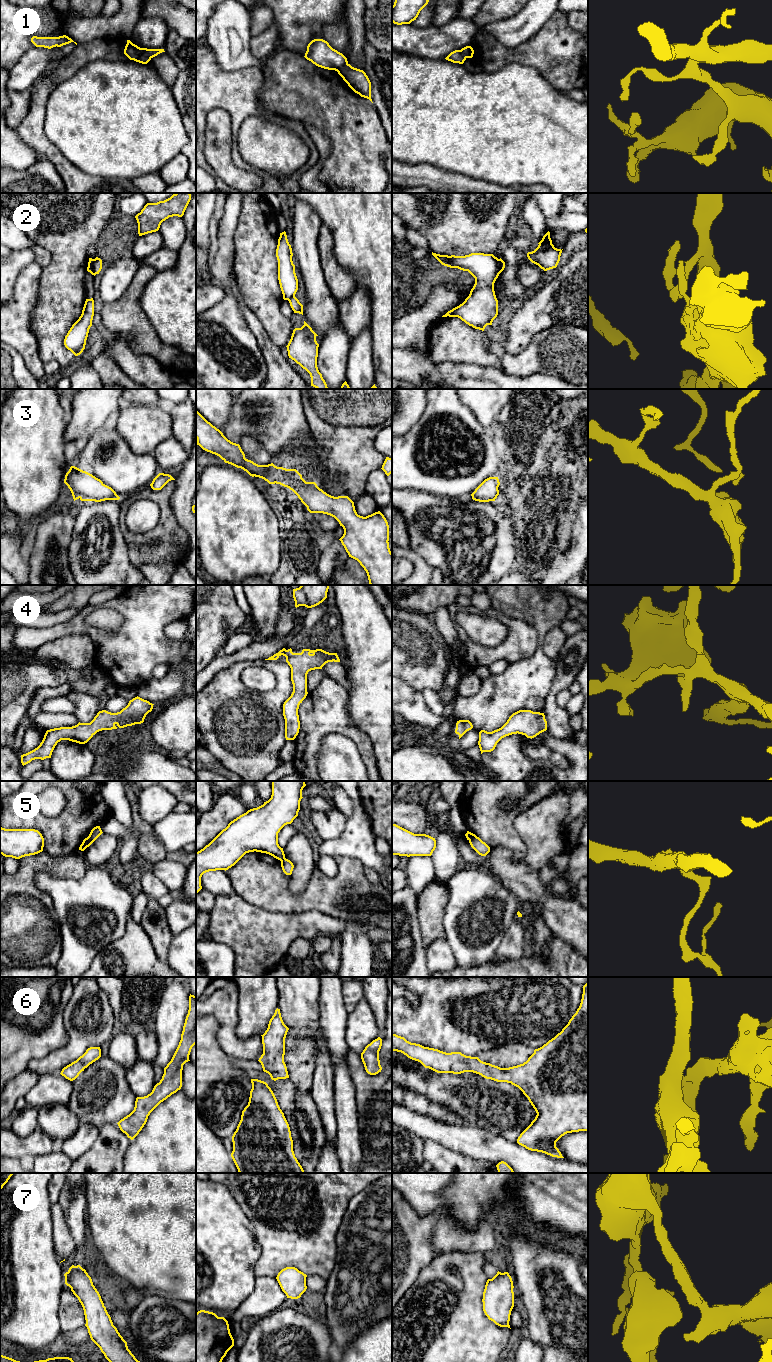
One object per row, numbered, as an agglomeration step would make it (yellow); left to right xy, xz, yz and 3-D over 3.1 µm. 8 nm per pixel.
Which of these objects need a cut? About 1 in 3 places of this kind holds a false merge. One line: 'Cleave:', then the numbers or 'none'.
Cleave: 1, 2, 5

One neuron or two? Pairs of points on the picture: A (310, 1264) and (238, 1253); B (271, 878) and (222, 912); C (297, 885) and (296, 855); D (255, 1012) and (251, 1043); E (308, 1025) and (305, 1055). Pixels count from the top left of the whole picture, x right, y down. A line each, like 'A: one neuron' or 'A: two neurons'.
A: two neurons
B: two neurons
C: one neuron
D: two neurons
E: one neuron

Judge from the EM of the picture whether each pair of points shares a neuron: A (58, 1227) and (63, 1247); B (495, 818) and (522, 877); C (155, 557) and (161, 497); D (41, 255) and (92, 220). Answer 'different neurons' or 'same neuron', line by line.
A: same neuron
B: different neurons
C: same neuron
D: different neurons

